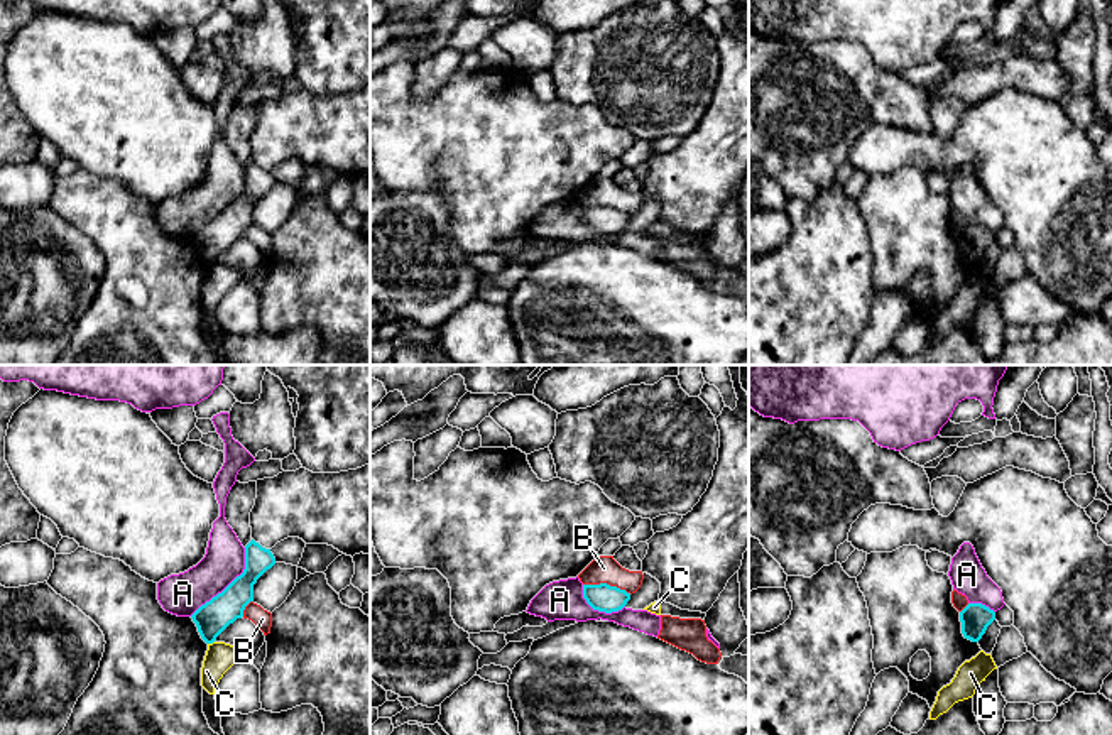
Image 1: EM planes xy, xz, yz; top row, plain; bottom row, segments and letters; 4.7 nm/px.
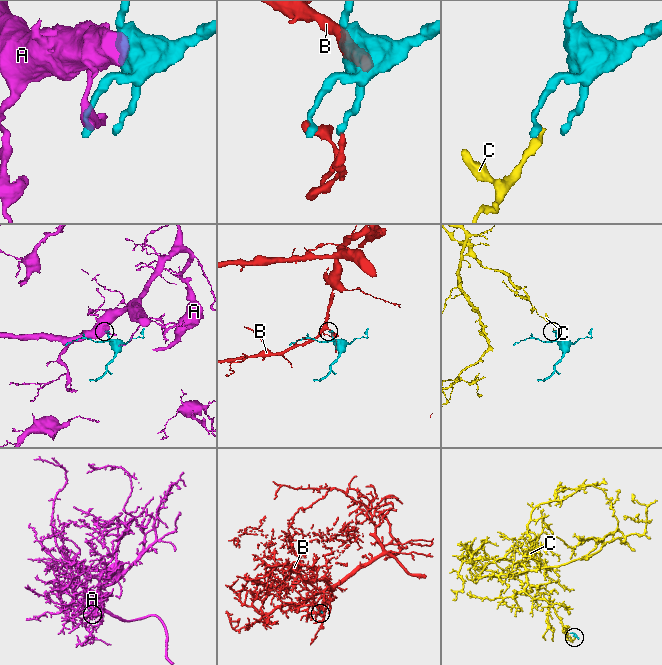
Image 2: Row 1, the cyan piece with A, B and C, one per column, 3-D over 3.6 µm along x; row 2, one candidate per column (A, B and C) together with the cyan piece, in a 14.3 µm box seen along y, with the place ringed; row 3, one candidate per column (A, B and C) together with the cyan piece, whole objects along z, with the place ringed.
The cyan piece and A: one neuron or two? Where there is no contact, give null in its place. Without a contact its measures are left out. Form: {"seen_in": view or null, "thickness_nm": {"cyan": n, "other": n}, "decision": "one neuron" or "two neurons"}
{"seen_in": "xy", "thickness_nm": {"cyan": 160, "other": 200}, "decision": "two neurons"}

